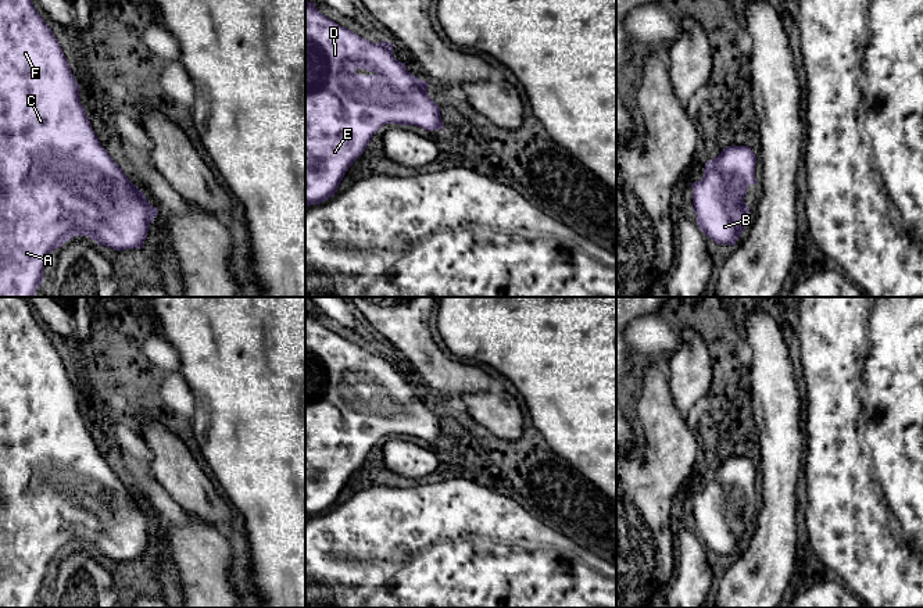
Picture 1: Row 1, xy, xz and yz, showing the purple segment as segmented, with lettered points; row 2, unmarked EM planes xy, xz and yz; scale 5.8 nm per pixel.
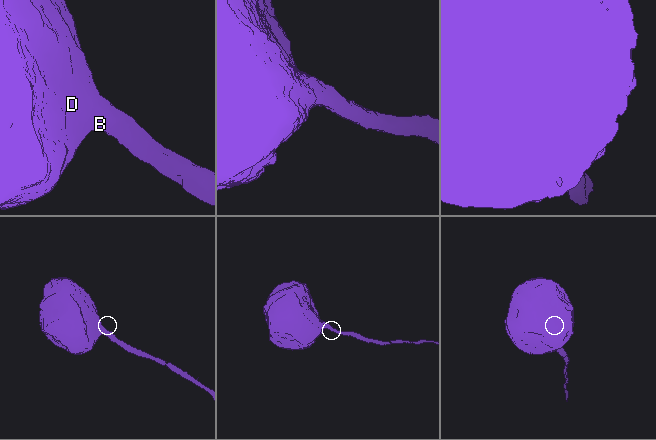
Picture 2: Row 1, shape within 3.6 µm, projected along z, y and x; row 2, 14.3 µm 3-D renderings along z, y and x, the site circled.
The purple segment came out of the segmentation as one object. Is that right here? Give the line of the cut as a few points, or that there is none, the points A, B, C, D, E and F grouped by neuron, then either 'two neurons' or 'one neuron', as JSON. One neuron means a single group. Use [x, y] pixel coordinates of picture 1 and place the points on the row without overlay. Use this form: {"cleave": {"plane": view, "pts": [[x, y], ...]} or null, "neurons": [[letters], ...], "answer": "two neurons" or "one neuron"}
{"cleave": null, "neurons": [["A", "B", "C", "D", "E", "F"]], "answer": "one neuron"}

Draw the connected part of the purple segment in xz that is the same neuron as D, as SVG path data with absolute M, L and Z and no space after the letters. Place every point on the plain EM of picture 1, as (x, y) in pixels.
M305 308L305 516L335 507L348 479L383 436L444 440L427 397L394 368L391 354L361 348L321 325Z

